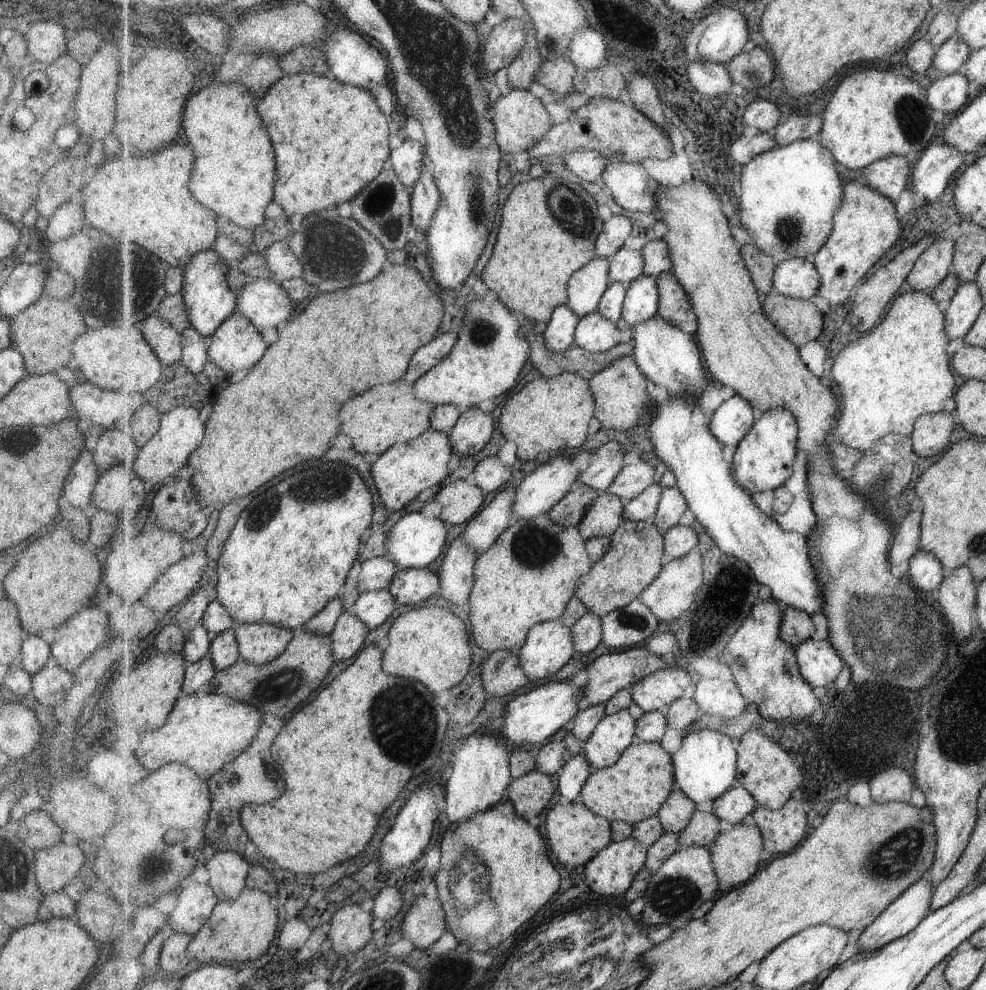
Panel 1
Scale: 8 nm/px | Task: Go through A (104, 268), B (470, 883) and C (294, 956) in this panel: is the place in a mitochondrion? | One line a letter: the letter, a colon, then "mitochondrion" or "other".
A: mitochondrion
B: mitochondrion
C: other

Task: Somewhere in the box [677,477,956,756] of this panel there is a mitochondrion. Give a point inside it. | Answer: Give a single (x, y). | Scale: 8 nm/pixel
(910, 639)

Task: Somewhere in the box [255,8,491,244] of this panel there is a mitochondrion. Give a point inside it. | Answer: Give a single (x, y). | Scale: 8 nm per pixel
(379, 203)

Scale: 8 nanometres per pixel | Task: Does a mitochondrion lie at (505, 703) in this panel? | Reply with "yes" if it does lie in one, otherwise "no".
no

